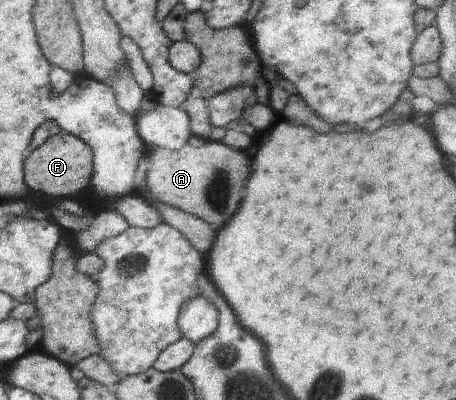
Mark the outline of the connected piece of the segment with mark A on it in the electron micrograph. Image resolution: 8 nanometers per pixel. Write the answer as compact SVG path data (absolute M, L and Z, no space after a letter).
M214 140L201 142L198 148L186 143L177 151L149 148L146 155L151 164L146 192L170 207L199 216L216 229L224 226L238 210L252 174L252 161L244 151Z

